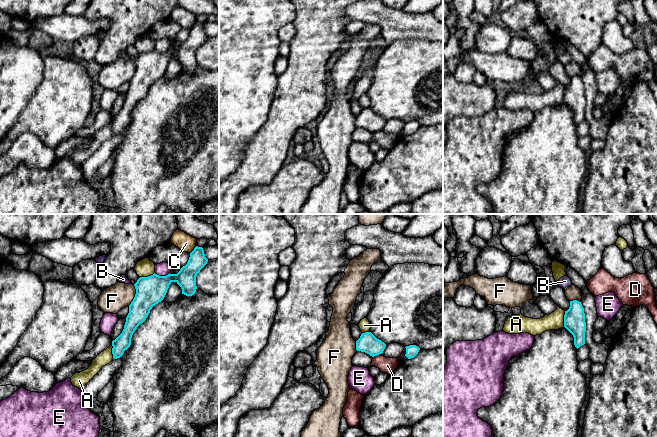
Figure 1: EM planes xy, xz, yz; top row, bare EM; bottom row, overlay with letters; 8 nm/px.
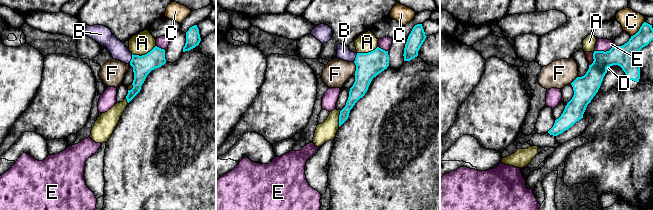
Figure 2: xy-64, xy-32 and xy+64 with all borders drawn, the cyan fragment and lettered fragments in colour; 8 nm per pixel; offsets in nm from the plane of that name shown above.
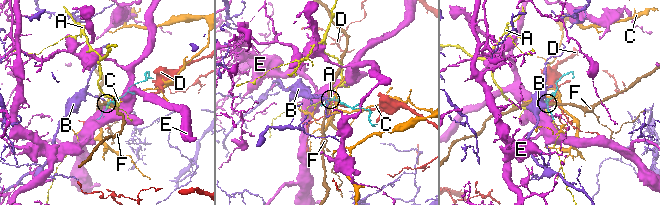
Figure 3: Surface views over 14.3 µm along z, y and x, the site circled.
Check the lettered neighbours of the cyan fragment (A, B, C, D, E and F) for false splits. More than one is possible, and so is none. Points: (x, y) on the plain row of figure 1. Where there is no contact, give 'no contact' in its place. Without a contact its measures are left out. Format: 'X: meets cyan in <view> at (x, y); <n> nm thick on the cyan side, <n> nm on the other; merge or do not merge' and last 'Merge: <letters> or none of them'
A: meets cyan in xy at (112, 127); 120 nm thick on the cyan side, 110 nm on the other; do not merge
B: no contact; merge
C: meets cyan in xy at (193, 26); 160 nm thick on the cyan side, 140 nm on the other; do not merge
D: meets cyan in xz at (377, 130); 160 nm thick on the cyan side, 130 nm on the other; do not merge
E: meets cyan in xy at (161, 52); 240 nm thick on the cyan side, 110 nm on the other; do not merge
F: meets cyan in xy at (135, 71); 240 nm thick on the cyan side, 200 nm on the other; do not merge
Merge: B

